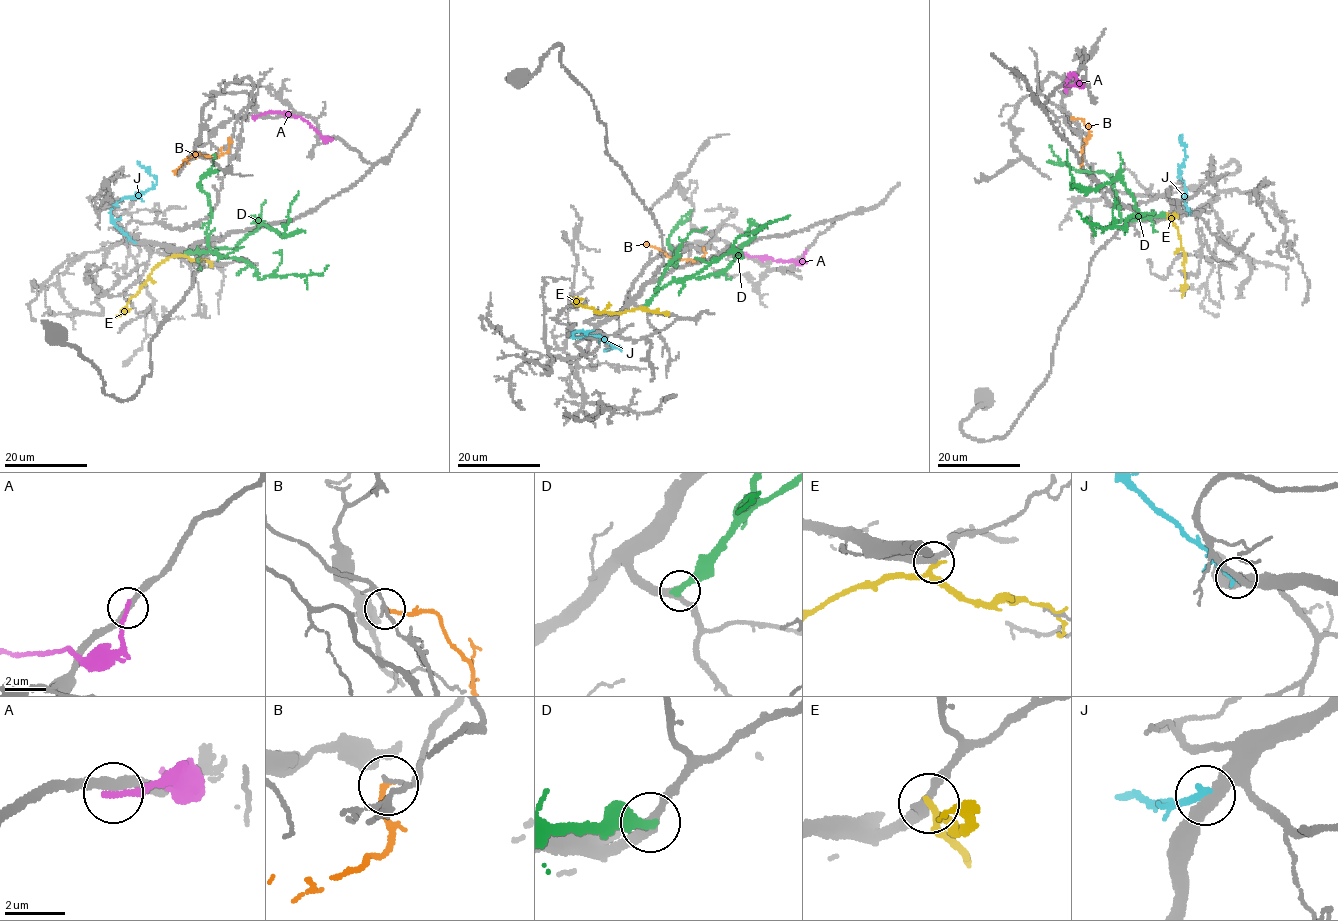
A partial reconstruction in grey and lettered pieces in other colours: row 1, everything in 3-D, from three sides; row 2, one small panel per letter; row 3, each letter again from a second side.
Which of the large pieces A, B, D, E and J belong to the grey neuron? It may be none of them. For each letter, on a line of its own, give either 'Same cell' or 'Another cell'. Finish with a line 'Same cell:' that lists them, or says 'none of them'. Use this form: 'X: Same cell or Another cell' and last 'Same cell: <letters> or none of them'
A: Another cell
B: Another cell
D: Same cell
E: Another cell
J: Another cell
Same cell: D

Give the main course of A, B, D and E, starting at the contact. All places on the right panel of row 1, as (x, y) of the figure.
A: (1071, 86), (1080, 85), (1072, 73), (1064, 86), (1066, 92)
B: (1071, 117), (1081, 118), (1089, 129), (1090, 136), (1082, 150), (1080, 168)
D: (1166, 215), (1148, 215), (1137, 209), (1118, 178), (1081, 192), (1072, 182), (1067, 150)
E: (1167, 214), (1178, 232), (1184, 258), (1182, 298)

